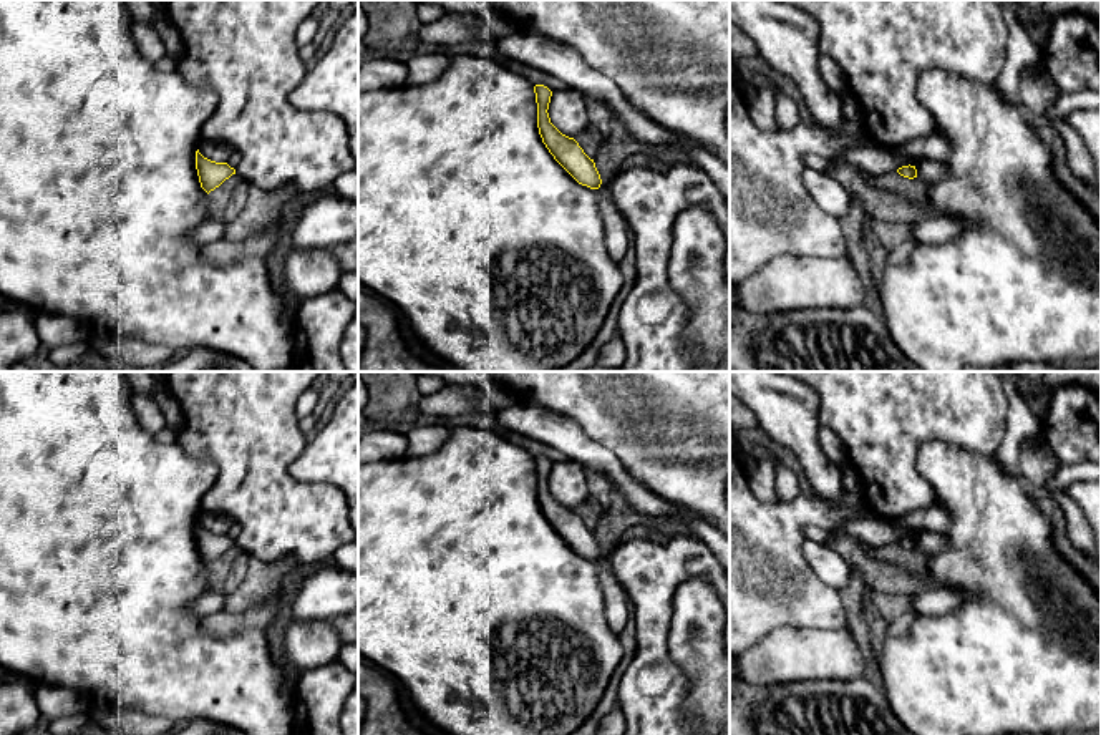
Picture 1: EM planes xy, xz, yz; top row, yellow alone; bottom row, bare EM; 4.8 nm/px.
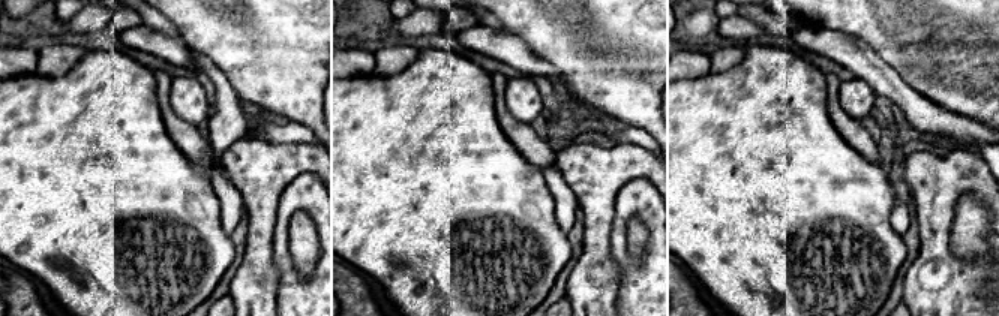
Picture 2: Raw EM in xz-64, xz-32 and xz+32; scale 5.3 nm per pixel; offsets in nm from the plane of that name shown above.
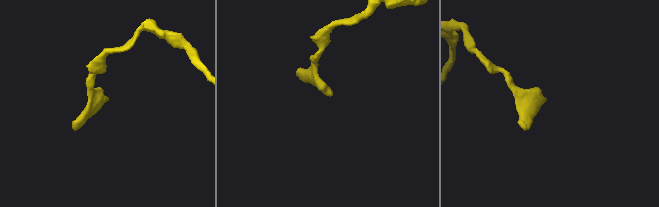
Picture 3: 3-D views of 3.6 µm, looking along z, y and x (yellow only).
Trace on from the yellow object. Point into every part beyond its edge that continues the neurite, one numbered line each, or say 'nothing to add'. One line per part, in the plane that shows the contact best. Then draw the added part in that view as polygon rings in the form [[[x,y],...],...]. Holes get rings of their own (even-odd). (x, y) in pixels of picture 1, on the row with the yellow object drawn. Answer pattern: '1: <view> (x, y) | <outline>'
nothing to add

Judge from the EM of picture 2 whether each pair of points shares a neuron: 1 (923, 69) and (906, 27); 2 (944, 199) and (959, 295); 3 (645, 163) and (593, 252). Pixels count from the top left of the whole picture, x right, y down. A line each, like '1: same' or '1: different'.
1: same
2: same
3: same

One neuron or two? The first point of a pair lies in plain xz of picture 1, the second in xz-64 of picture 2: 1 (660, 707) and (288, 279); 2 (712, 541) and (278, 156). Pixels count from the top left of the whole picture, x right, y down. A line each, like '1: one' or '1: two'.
1: two
2: two

